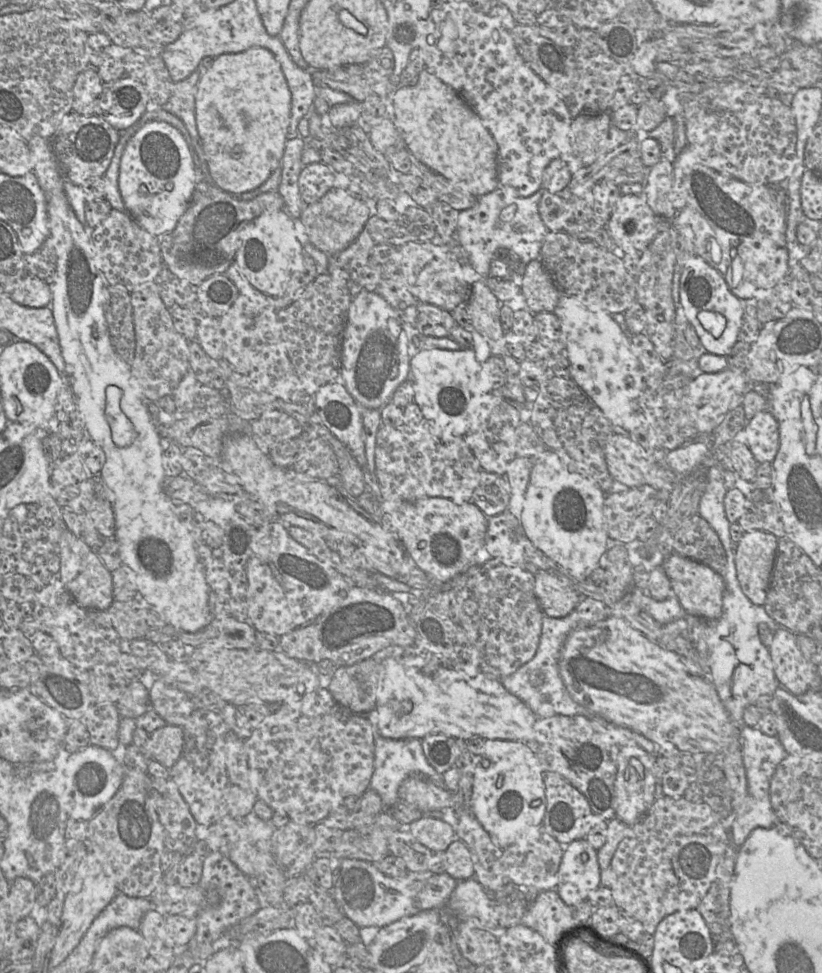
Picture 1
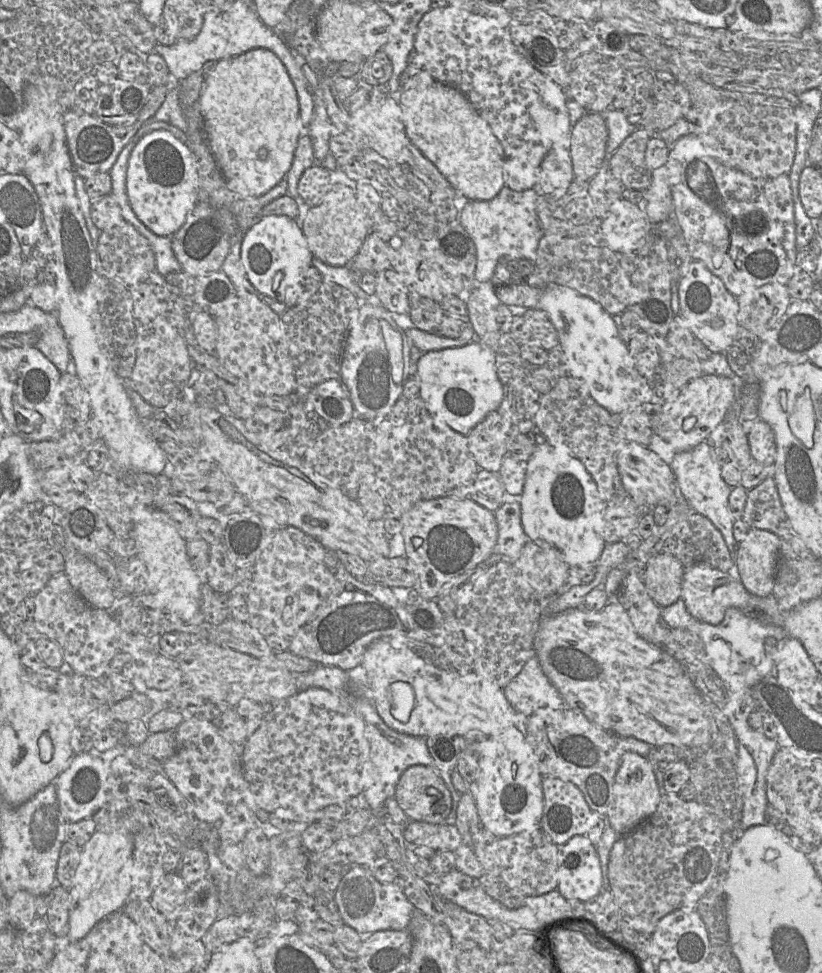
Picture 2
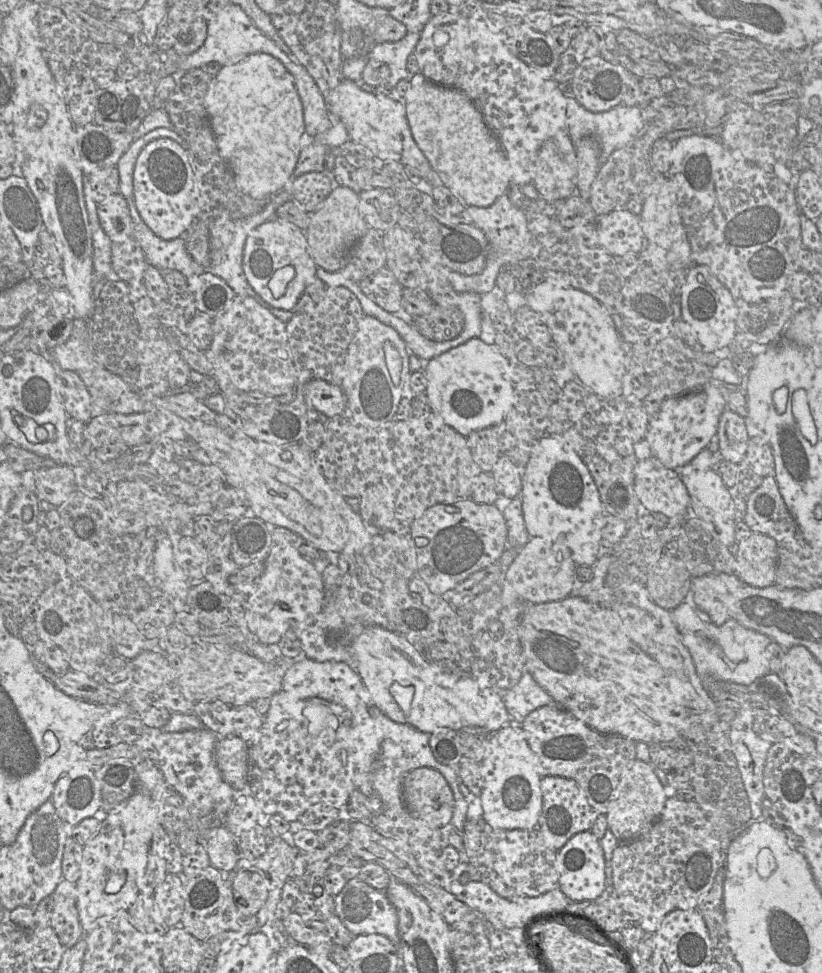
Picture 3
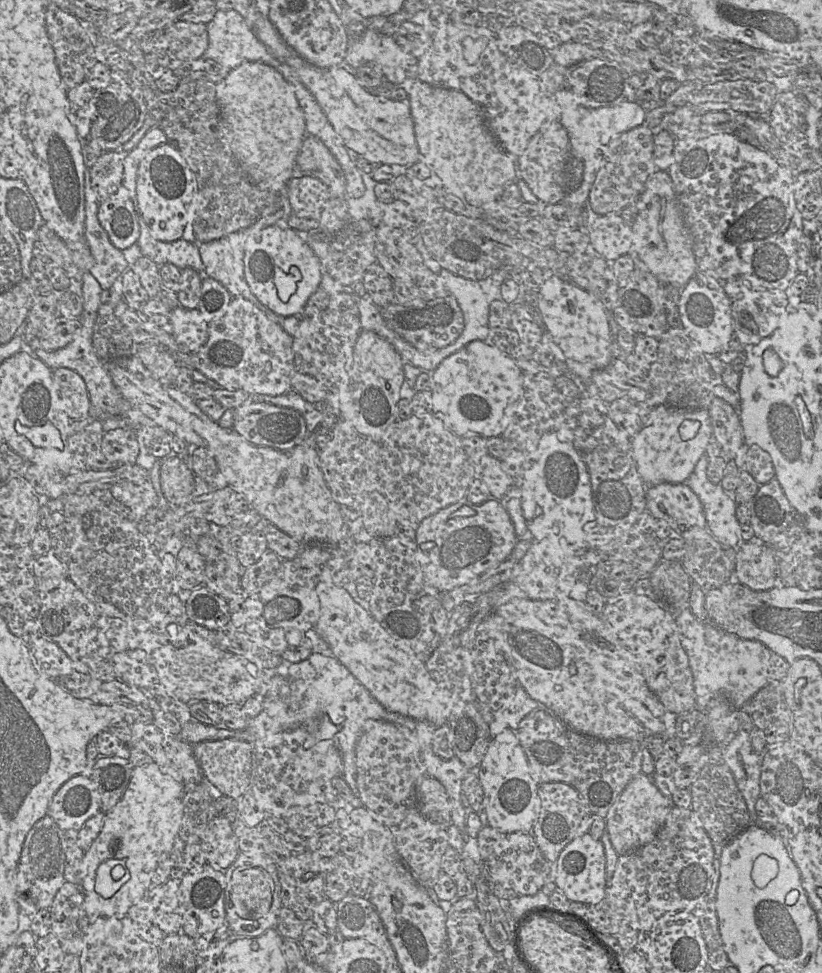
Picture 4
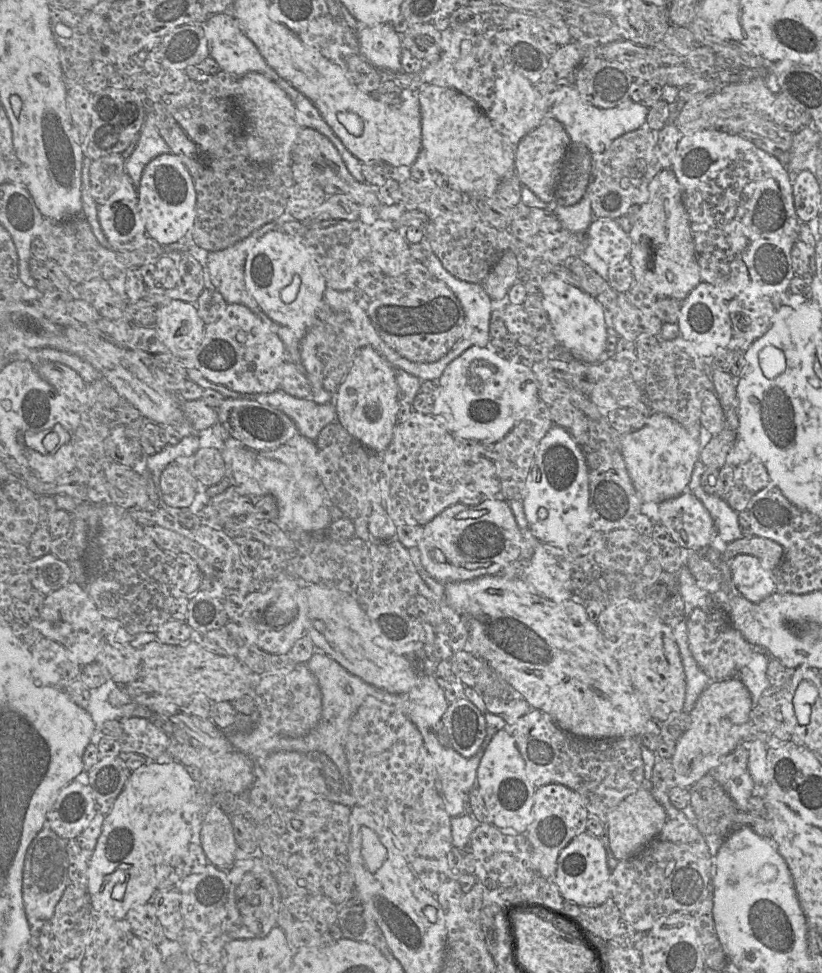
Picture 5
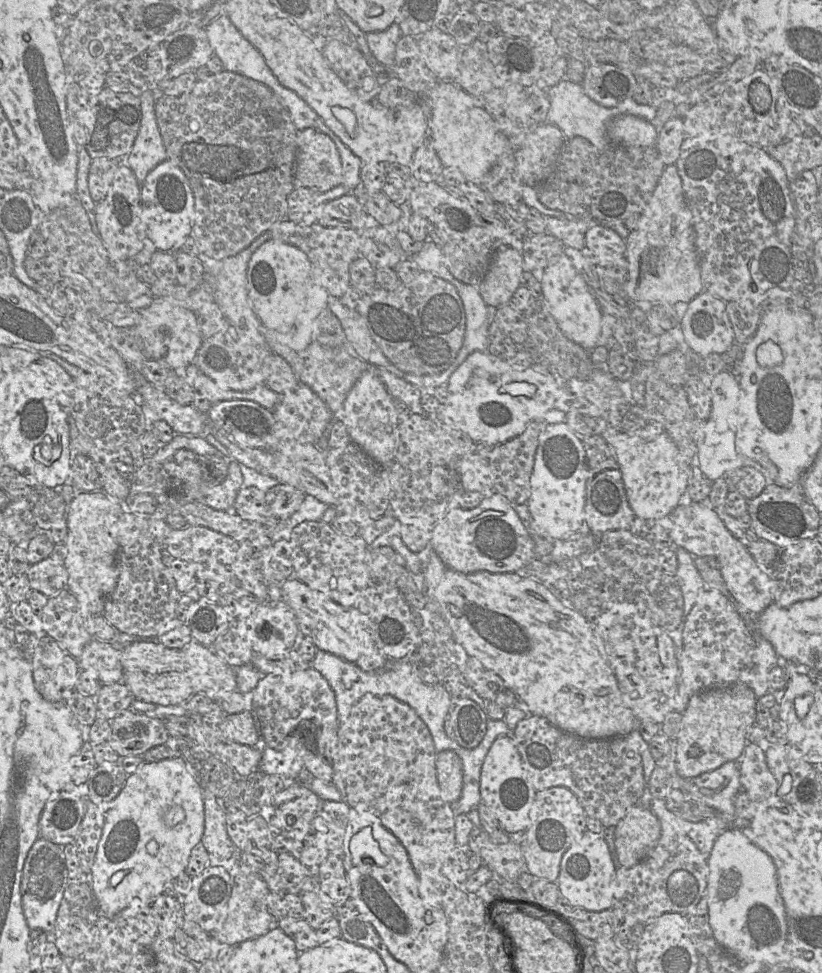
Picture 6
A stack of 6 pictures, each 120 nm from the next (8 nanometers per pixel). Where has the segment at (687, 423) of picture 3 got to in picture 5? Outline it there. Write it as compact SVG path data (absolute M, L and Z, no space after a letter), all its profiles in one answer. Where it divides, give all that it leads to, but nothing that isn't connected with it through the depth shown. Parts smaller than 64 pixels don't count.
M653 413L642 428L622 435L620 444L630 478L643 501L659 503L688 490L694 466L700 460L700 445L677 421Z

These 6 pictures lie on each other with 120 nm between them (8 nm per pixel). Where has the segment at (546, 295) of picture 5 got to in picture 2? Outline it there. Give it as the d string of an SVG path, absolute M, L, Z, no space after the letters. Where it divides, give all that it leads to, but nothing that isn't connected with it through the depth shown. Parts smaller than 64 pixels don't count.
M510 282L497 286L496 296L501 303L507 306L516 305L527 309L540 309L548 314L558 333L559 348L568 363L569 376L581 380L586 385L591 397L609 412L620 415L632 406L651 401L654 395L653 385L647 384L639 376L628 344L621 339L613 316L608 314L598 302L572 288L556 283L548 283L543 287L531 287L527 283Z

